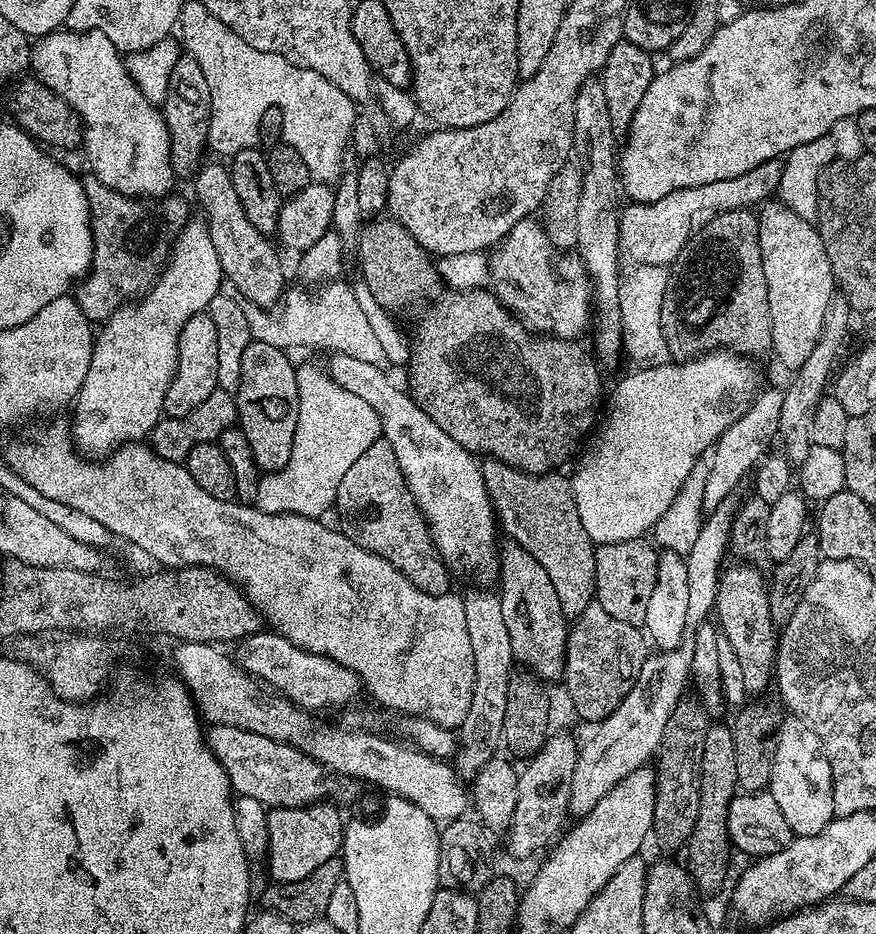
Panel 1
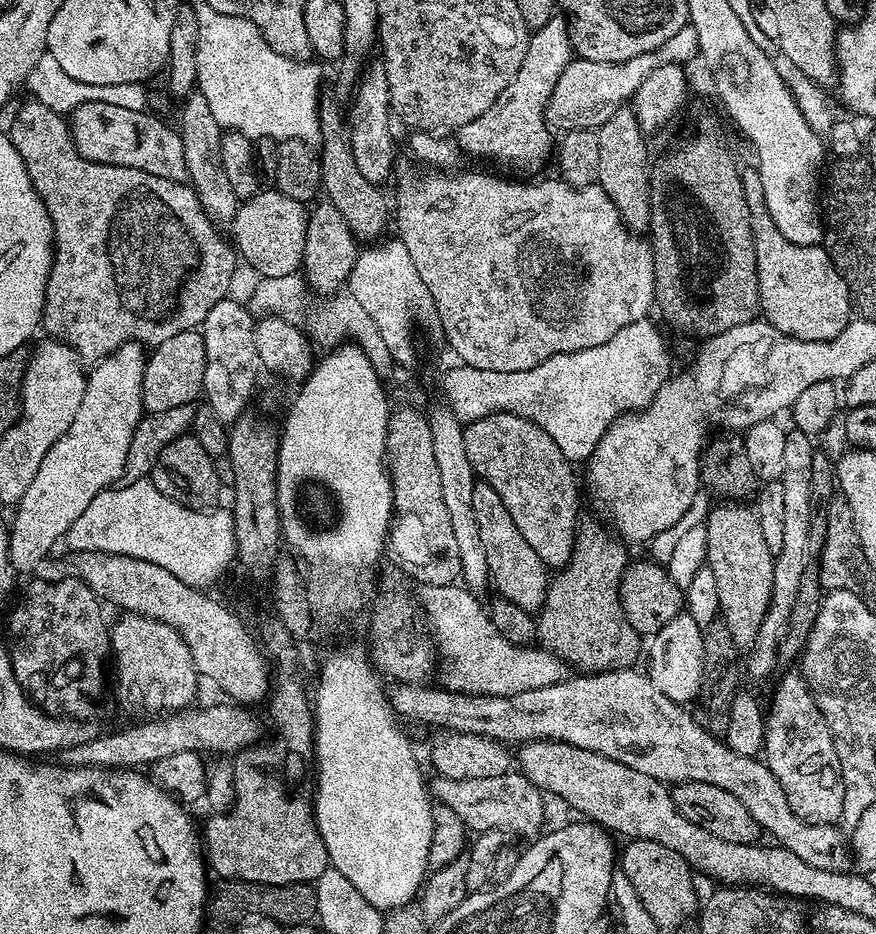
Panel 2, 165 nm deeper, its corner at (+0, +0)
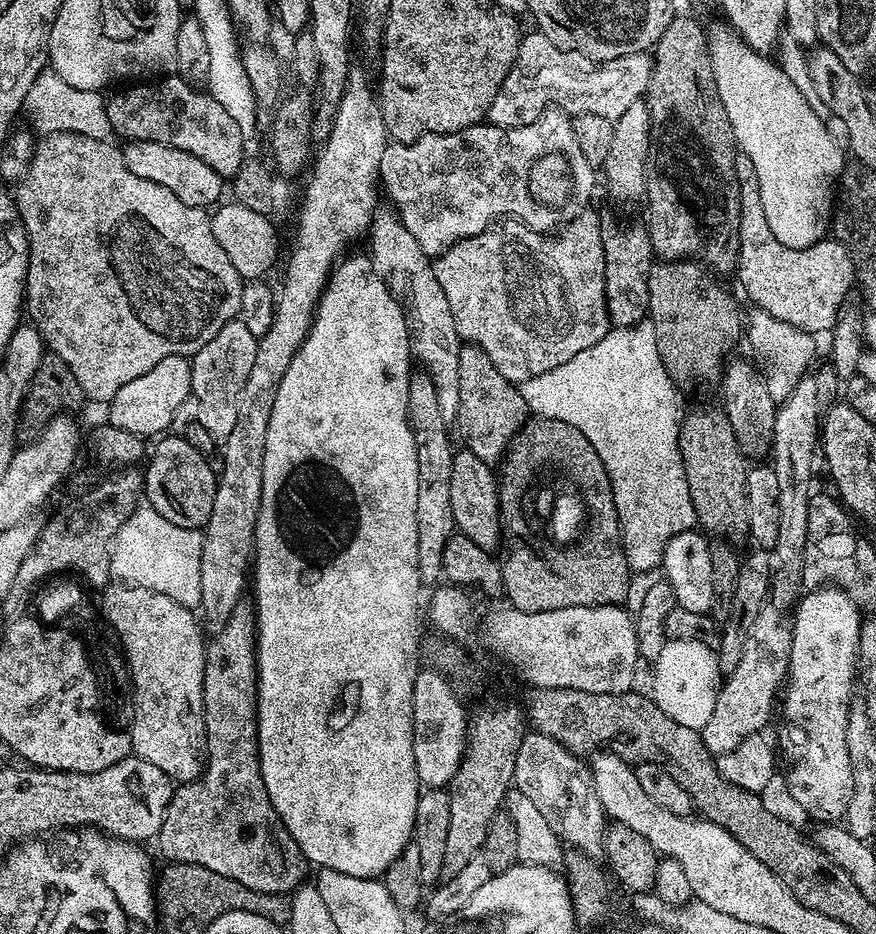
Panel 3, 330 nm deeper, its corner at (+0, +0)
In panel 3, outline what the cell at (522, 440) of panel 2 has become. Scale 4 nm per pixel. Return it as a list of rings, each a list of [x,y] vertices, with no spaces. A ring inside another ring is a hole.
[[[475,346],[461,347],[458,354],[458,414],[454,425],[460,431],[463,447],[468,448],[482,462],[495,465],[508,451],[508,444],[514,434],[523,429],[530,419],[526,402],[519,387],[512,381],[498,374],[498,366],[486,358],[481,348]]]

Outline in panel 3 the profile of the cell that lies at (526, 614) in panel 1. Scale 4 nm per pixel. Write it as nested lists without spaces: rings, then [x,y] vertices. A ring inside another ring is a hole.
[[[466,447],[452,453],[450,510],[455,531],[459,535],[470,538],[470,542],[478,542],[482,550],[490,553],[495,553],[499,544],[501,547],[500,491],[497,473],[486,462],[482,462],[478,454],[474,454]]]

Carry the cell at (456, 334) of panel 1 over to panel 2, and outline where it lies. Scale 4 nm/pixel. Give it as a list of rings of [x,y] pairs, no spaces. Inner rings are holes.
[[[321,99],[320,139],[318,155],[320,158],[320,182],[327,203],[336,208],[349,230],[360,242],[372,242],[385,235],[384,227],[390,224],[390,200],[384,197],[384,188],[366,182],[358,165],[354,163],[354,154],[350,150],[350,142],[346,131],[346,116],[340,112],[340,104],[336,100]]]

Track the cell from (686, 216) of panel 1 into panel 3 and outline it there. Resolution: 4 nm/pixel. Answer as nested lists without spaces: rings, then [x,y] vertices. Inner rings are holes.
[[[585,210],[555,234],[535,232],[521,220],[505,218],[491,224],[482,234],[459,240],[435,257],[432,269],[450,302],[454,326],[461,341],[481,348],[498,366],[498,374],[519,386],[525,380],[562,362],[570,362],[574,354],[590,350],[610,330],[606,290],[604,289],[604,247],[600,237],[601,213]]]

